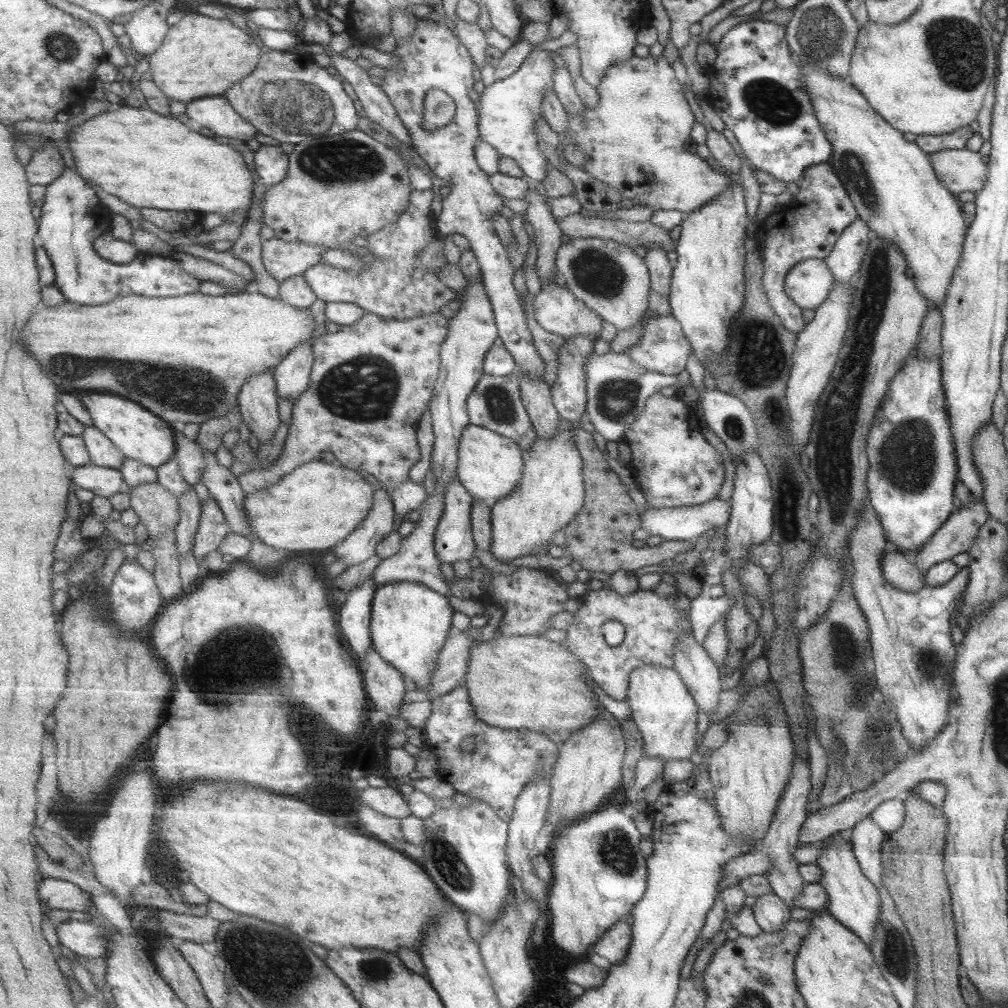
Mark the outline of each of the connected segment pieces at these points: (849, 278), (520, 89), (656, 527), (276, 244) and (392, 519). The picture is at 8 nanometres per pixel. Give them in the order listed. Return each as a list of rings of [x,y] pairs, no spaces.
[[[860,218],[844,229],[834,243],[832,252],[825,258],[825,263],[836,281],[845,285],[852,283],[858,276],[871,232],[868,224]]]
[[[537,49],[520,71],[486,88],[482,97],[477,99],[483,139],[493,144],[503,157],[517,160],[526,171],[527,178],[540,184],[550,177],[551,160],[542,152],[538,121],[544,115],[544,101],[548,93],[556,90],[556,70],[559,69],[554,57],[557,56],[554,50]]]
[[[718,497],[708,502],[683,507],[674,508],[653,508],[646,507],[642,513],[642,530],[646,530],[650,536],[658,536],[664,541],[692,541],[695,542],[699,537],[711,528],[719,528],[726,525],[731,517],[730,500],[722,500]]]
[[[275,236],[264,241],[264,260],[268,270],[280,282],[304,275],[310,268],[324,263],[329,246],[309,242],[288,242]]]
[[[379,494],[371,515],[345,542],[336,546],[338,560],[350,568],[374,559],[380,543],[396,531],[396,519],[393,499]]]

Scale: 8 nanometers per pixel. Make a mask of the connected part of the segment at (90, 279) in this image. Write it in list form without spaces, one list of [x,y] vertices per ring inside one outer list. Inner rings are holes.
[[[67,168],[62,178],[58,178],[53,183],[42,207],[40,236],[45,240],[44,246],[48,249],[56,265],[57,285],[62,289],[68,300],[78,304],[98,306],[98,304],[108,304],[112,300],[118,300],[118,298],[131,294],[164,298],[164,296],[184,296],[184,294],[192,294],[202,290],[203,280],[190,274],[174,256],[141,254],[130,264],[116,264],[110,259],[104,258],[98,252],[96,241],[105,233],[111,232],[114,213],[102,203],[97,190],[86,178],[82,178],[78,170]]]

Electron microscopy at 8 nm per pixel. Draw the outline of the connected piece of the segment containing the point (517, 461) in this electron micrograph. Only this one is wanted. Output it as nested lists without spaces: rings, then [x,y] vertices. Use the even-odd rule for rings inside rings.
[[[474,423],[465,430],[459,478],[477,501],[482,500],[495,507],[498,502],[512,496],[526,476],[526,465],[525,451],[517,440]]]

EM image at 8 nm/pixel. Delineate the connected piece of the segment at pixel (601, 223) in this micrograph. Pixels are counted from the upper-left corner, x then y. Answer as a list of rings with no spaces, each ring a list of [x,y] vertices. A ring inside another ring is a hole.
[[[573,213],[560,219],[566,235],[572,238],[603,238],[620,242],[626,246],[644,246],[646,250],[663,248],[675,250],[677,243],[672,238],[671,230],[666,230],[650,221],[630,222],[623,219],[605,219],[603,215],[584,215]]]

